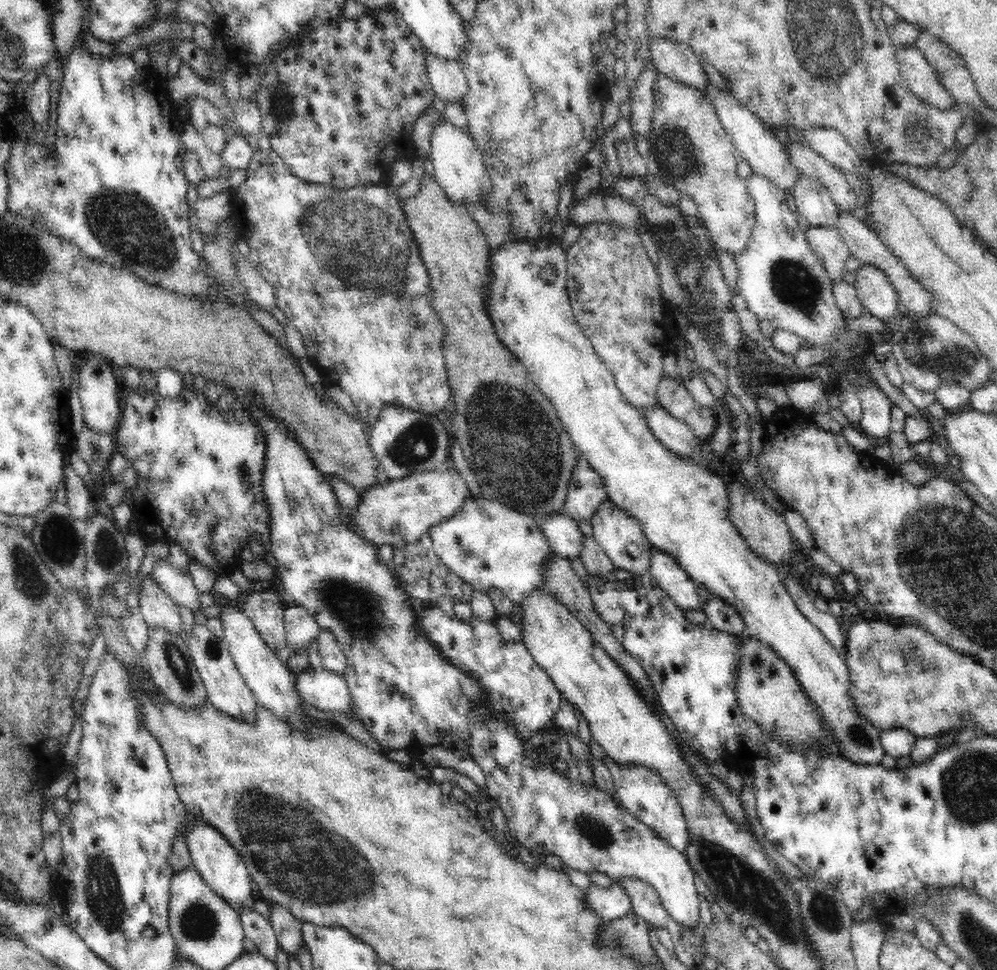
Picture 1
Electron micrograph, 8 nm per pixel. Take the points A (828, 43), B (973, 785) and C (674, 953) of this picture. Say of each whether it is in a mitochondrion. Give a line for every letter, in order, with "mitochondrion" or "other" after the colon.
A: mitochondrion
B: mitochondrion
C: other

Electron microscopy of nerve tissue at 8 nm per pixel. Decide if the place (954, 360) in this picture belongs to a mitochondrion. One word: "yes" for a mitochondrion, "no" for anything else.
yes

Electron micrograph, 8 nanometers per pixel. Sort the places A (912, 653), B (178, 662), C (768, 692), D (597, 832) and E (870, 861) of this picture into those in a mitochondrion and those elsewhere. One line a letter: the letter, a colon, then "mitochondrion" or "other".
A: mitochondrion
B: mitochondrion
C: other
D: mitochondrion
E: other

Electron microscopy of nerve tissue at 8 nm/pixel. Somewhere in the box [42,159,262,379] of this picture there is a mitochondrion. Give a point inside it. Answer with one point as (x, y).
(126, 225)

